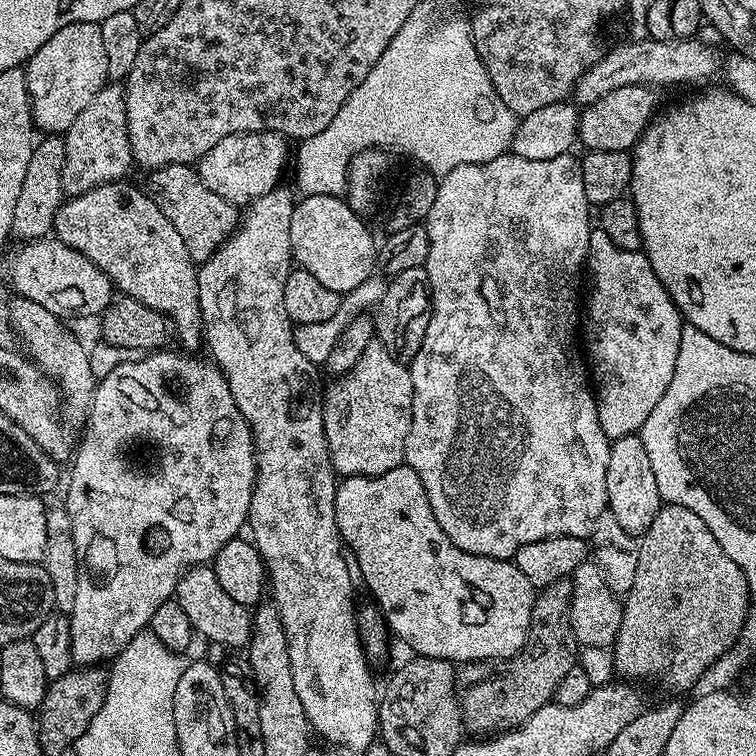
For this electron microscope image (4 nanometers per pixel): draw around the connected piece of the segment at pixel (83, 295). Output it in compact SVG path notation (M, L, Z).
M55 238L30 240L19 247L8 264L8 280L17 297L33 300L59 318L67 318L71 312L96 318L113 303L112 280L90 258L78 254L78 250Z

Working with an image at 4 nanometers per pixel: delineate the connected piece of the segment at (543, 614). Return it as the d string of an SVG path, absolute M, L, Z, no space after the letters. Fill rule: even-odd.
M571 579L559 580L550 585L549 588L543 589L533 599L532 602L532 625L528 628L528 637L526 642L520 648L520 651L515 656L506 658L505 660L474 660L471 662L464 662L458 668L458 695L460 697L460 706L464 718L464 727L469 733L477 732L477 737L484 738L489 734L499 733L501 730L511 730L518 724L524 724L526 718L530 718L530 714L534 714L538 710L542 710L542 706L546 706L555 697L558 690L558 682L562 682L562 678L566 674L570 674L572 668L577 667L578 664L578 645L574 638L574 630L570 626L570 598L572 597L572 582Z

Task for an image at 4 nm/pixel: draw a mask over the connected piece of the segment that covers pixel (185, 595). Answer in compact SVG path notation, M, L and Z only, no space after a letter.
M197 566L188 569L176 583L175 600L186 610L186 618L190 618L193 633L197 637L205 636L213 645L243 649L252 638L252 612L245 605L234 602L218 578L214 578L211 566Z

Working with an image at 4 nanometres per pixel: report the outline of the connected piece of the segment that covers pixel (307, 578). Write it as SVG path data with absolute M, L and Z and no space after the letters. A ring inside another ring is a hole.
M277 186L274 190L270 190L270 194L262 194L262 198L253 200L251 204L247 205L243 209L242 215L239 217L236 231L232 233L231 236L225 239L224 243L212 253L210 259L203 261L199 265L196 277L198 278L198 302L200 303L200 309L202 310L202 318L204 319L204 331L202 333L203 343L208 344L208 348L212 351L212 356L210 355L211 363L217 365L221 372L224 373L226 382L230 386L230 394L234 398L234 402L238 406L238 410L242 414L242 418L246 418L246 422L252 428L252 440L256 443L256 485L252 491L252 505L248 511L248 523L247 527L252 528L252 533L250 533L250 539L253 544L256 545L257 550L260 551L260 556L263 558L266 565L266 576L270 581L270 592L272 592L276 597L274 597L274 603L277 610L280 611L280 617L282 618L282 626L284 627L284 633L286 634L286 642L288 643L288 649L290 650L290 674L294 674L294 690L298 690L298 698L302 701L302 710L306 710L306 718L308 719L311 731L316 732L324 740L329 740L332 744L341 744L344 748L349 748L350 751L356 752L356 754L362 754L368 747L378 740L378 688L376 692L376 684L372 681L372 672L370 669L370 662L364 656L364 647L360 644L360 631L358 630L358 622L356 621L356 613L358 611L358 603L356 604L356 596L352 593L352 576L354 580L354 572L350 567L349 561L346 559L345 553L342 551L342 541L340 539L340 531L336 525L336 486L338 483L337 473L332 467L332 460L328 456L328 439L324 433L324 406L322 403L322 384L320 388L320 376L318 373L317 365L310 362L310 358L305 358L302 354L302 350L298 350L296 345L296 339L294 337L294 325L291 320L288 319L286 314L286 306L284 305L284 287L286 286L286 278L288 273L292 271L294 267L294 261L292 258L292 247L290 246L290 218L292 217L292 210L294 207L294 199L290 193L284 189L284 186Z

